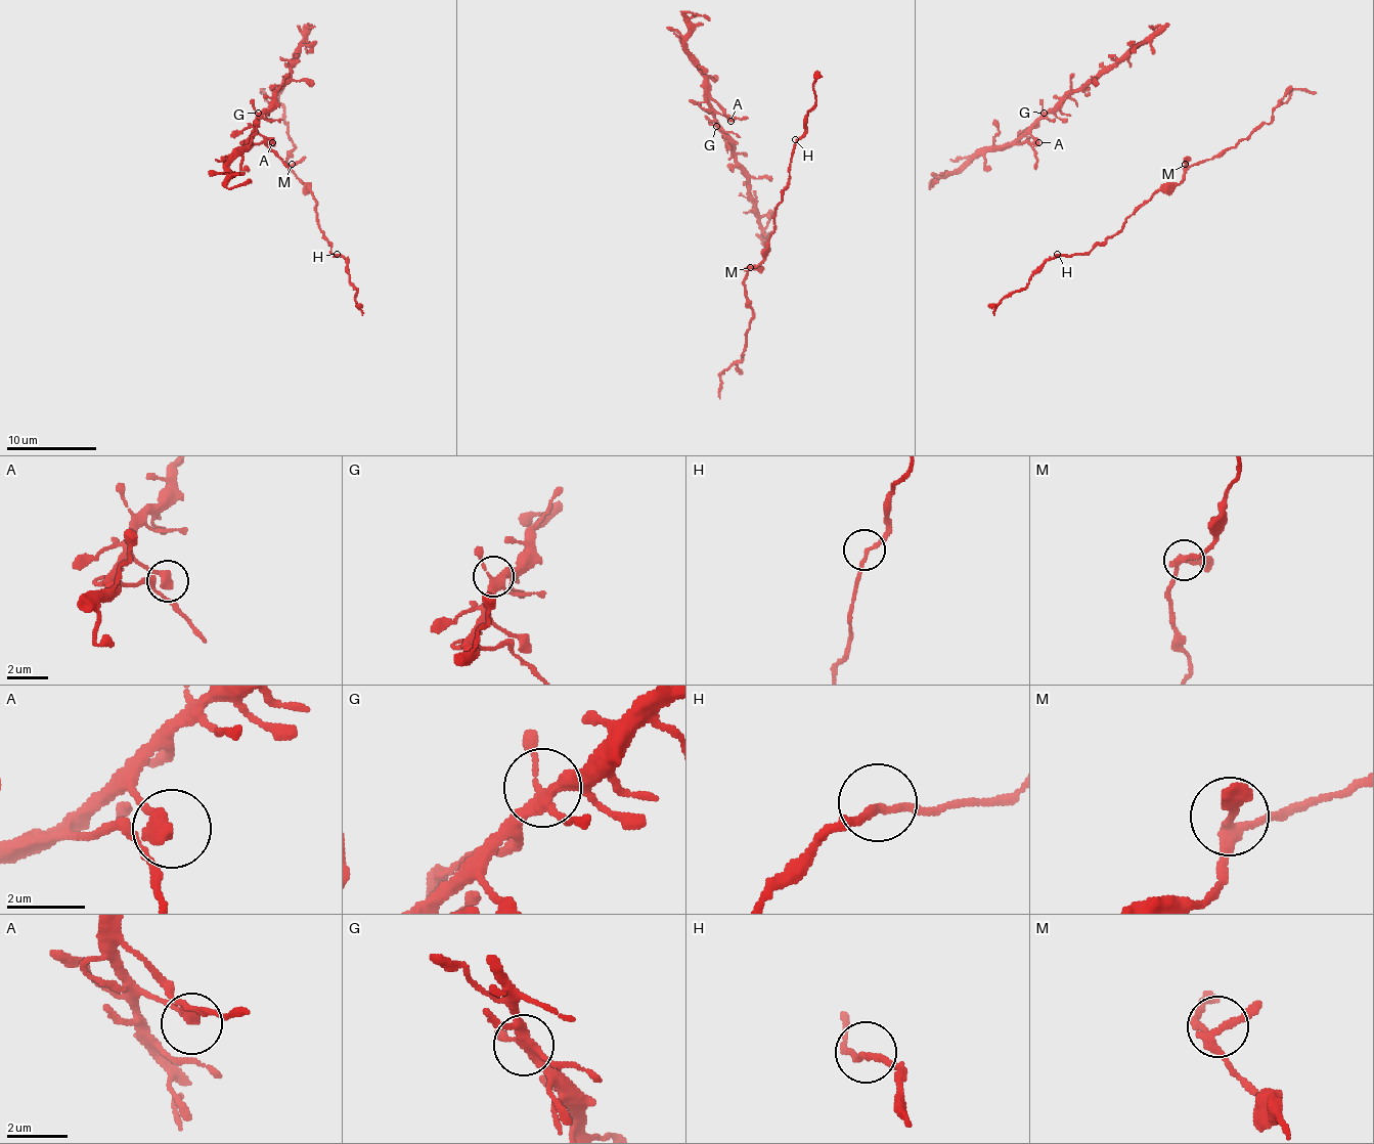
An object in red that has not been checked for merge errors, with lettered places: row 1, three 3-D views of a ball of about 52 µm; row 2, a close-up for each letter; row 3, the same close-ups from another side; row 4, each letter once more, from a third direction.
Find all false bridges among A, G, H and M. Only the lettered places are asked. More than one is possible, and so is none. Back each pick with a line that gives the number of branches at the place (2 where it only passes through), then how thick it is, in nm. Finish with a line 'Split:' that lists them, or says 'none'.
Split: none

